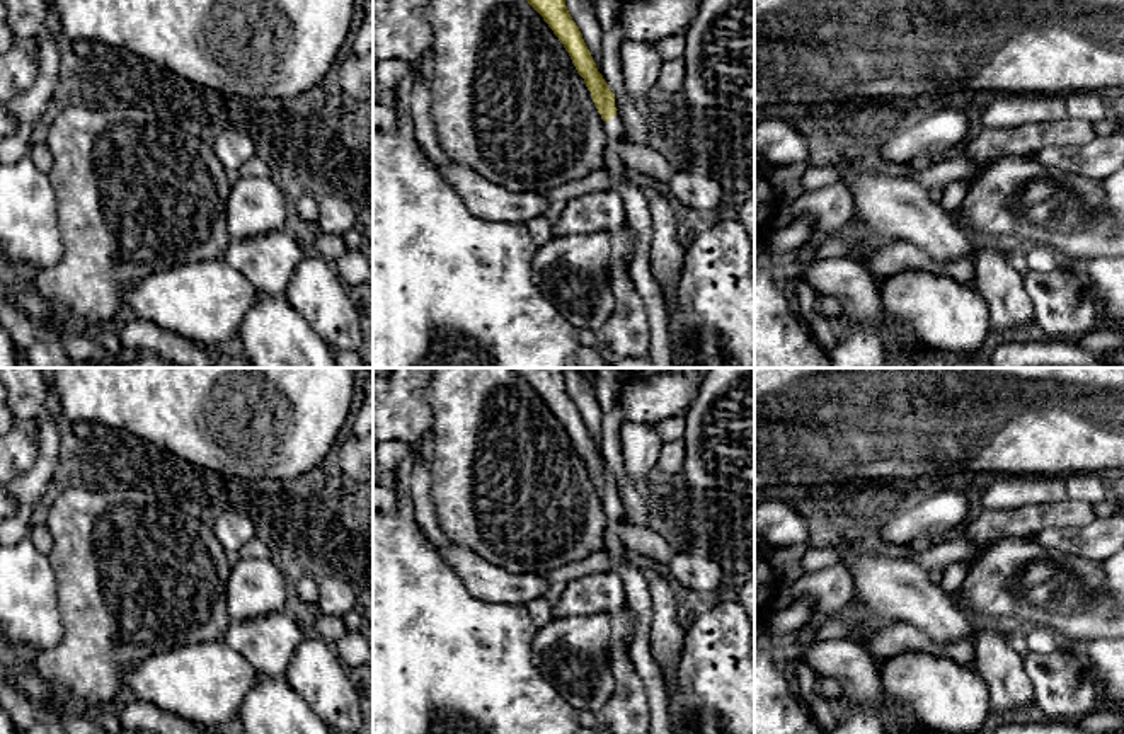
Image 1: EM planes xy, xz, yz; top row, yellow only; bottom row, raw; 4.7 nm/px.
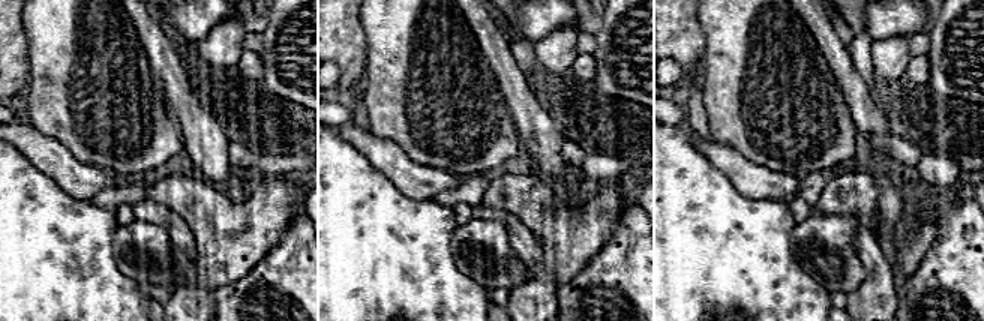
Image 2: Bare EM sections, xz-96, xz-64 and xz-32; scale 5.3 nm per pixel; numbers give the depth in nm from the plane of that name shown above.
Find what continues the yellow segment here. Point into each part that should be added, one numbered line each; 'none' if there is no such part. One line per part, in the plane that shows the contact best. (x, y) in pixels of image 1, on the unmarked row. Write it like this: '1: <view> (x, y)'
1: xz (613, 510)

